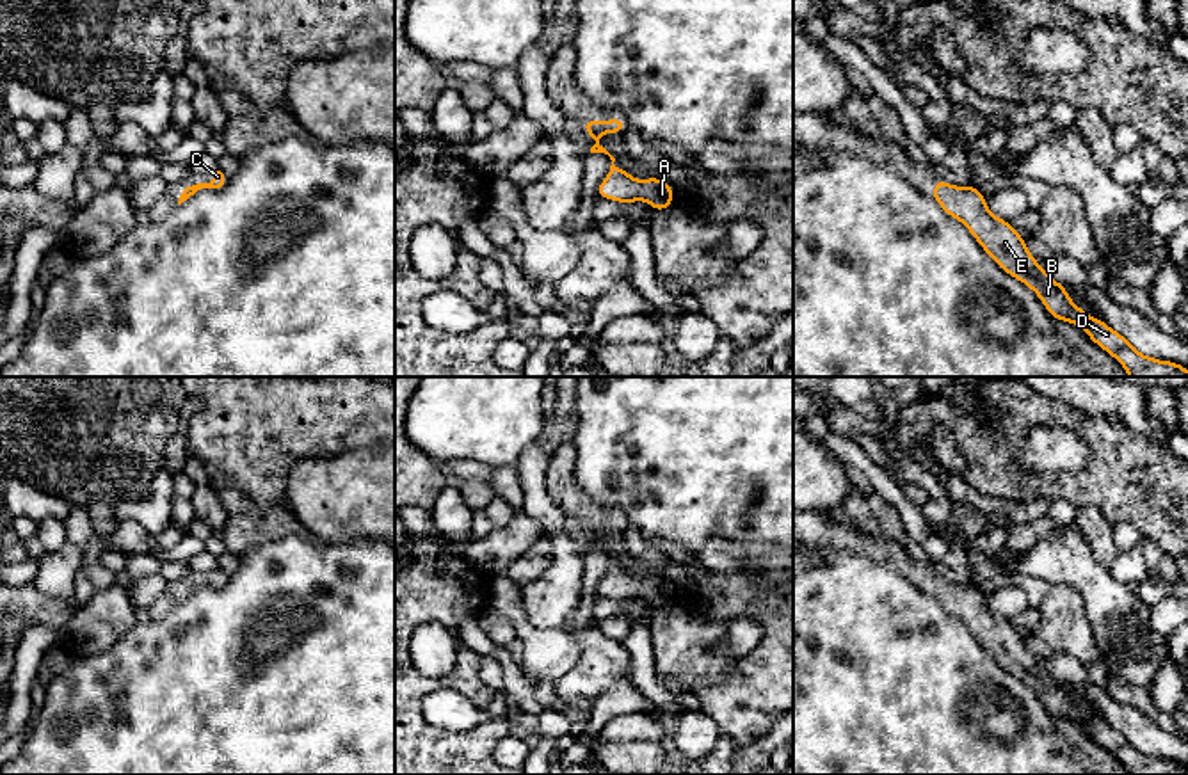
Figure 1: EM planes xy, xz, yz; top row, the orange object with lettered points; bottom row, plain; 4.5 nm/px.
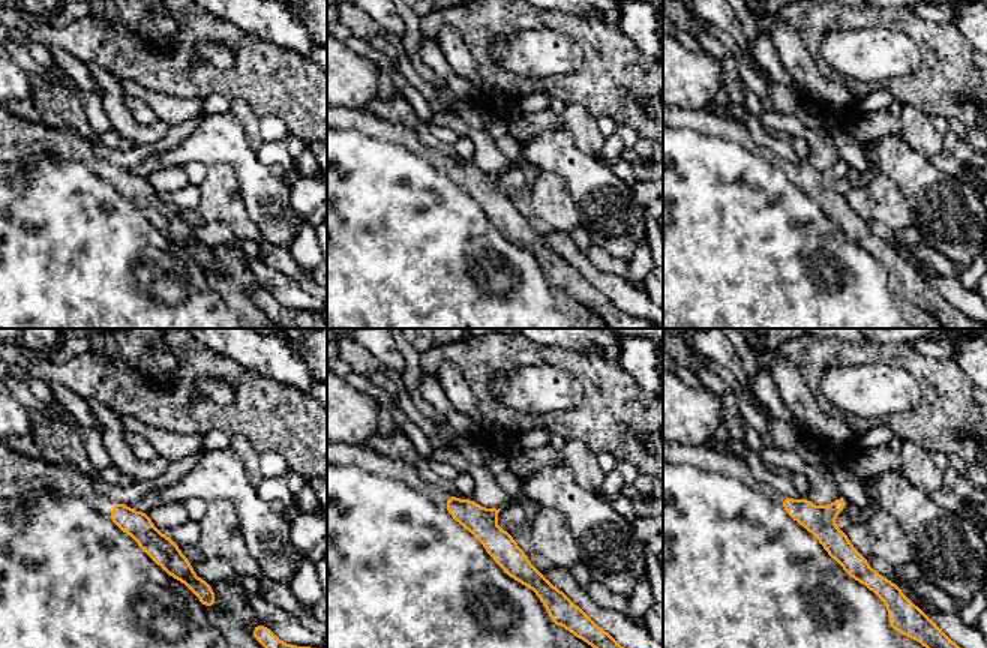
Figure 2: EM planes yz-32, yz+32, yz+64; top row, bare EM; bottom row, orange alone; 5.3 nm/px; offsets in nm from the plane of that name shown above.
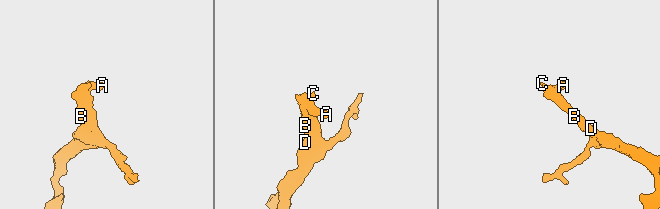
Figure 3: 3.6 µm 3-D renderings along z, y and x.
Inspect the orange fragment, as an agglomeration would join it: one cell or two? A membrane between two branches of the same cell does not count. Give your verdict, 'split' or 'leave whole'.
leave whole

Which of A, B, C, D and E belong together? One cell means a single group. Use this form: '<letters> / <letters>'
A B C D E

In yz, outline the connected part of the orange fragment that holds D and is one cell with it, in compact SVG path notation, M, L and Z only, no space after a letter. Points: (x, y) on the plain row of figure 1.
M935 578L932 595L953 617L960 619L982 647L1012 675L1037 691L1055 718L1080 723L1088 736L1115 755L1129 775L1188 775L1188 768L1172 759L1140 752L1122 732L1078 706L1065 684L1056 681L1026 647L1024 636L991 611L985 594L971 583L955 585Z

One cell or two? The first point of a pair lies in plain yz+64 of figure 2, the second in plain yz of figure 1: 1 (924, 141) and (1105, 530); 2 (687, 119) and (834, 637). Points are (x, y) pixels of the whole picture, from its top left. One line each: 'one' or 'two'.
1: one
2: two

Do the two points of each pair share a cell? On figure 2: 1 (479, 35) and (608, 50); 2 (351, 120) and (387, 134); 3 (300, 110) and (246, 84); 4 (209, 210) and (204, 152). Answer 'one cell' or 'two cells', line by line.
1: one cell
2: one cell
3: one cell
4: two cells

